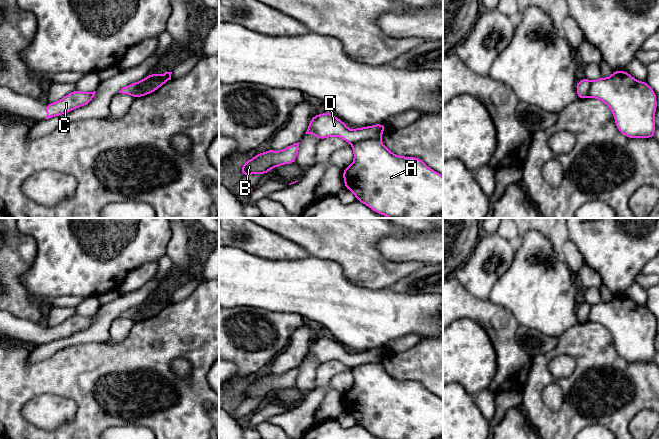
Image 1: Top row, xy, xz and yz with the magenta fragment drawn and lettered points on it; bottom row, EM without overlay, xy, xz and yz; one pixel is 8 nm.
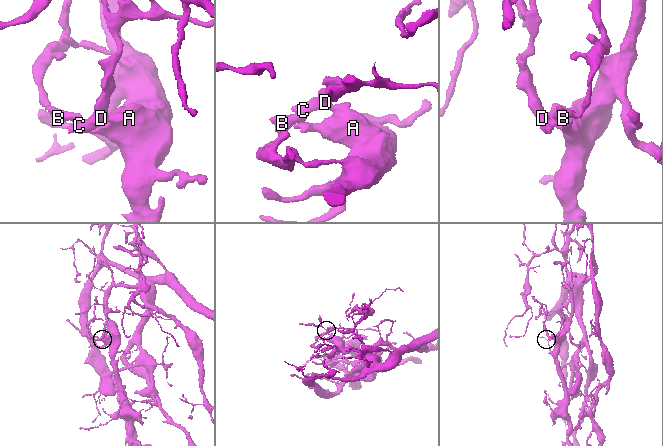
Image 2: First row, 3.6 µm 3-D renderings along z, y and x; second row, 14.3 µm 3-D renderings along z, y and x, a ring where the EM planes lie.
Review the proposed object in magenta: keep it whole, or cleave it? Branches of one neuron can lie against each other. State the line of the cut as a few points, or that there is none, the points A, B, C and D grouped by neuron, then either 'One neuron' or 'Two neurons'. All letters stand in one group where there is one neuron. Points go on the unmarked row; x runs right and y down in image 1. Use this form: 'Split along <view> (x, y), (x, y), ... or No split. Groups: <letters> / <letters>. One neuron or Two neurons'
Split along xz (379, 362), (363, 363), (352, 367). Groups: A / B C D. Two neurons

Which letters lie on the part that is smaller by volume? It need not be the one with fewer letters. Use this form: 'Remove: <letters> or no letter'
Remove: B, C, D

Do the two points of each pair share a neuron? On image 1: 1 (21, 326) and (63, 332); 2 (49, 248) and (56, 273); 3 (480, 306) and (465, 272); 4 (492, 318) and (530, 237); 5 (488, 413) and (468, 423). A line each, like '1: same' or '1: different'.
1: same
2: same
3: different
4: different
5: different

